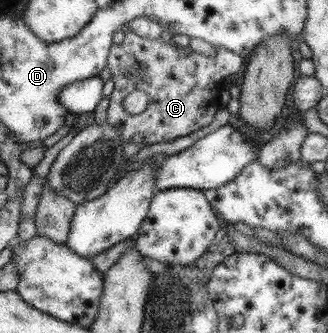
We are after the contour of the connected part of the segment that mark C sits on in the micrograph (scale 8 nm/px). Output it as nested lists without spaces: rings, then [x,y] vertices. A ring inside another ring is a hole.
[[[129,30],[123,36],[121,44],[110,47],[106,60],[106,67],[109,68],[114,87],[108,97],[109,106],[105,110],[105,114],[106,121],[117,129],[121,137],[124,158],[132,157],[144,146],[156,142],[171,142],[179,136],[187,136],[187,134],[211,124],[213,114],[219,110],[215,106],[219,100],[223,78],[241,68],[241,57],[224,48],[215,48],[212,56],[203,56],[189,47],[179,47],[173,42],[165,43],[161,38],[155,40],[139,38]],[[134,89],[145,92],[149,101],[147,108],[140,114],[127,114],[122,110],[122,101]]]

